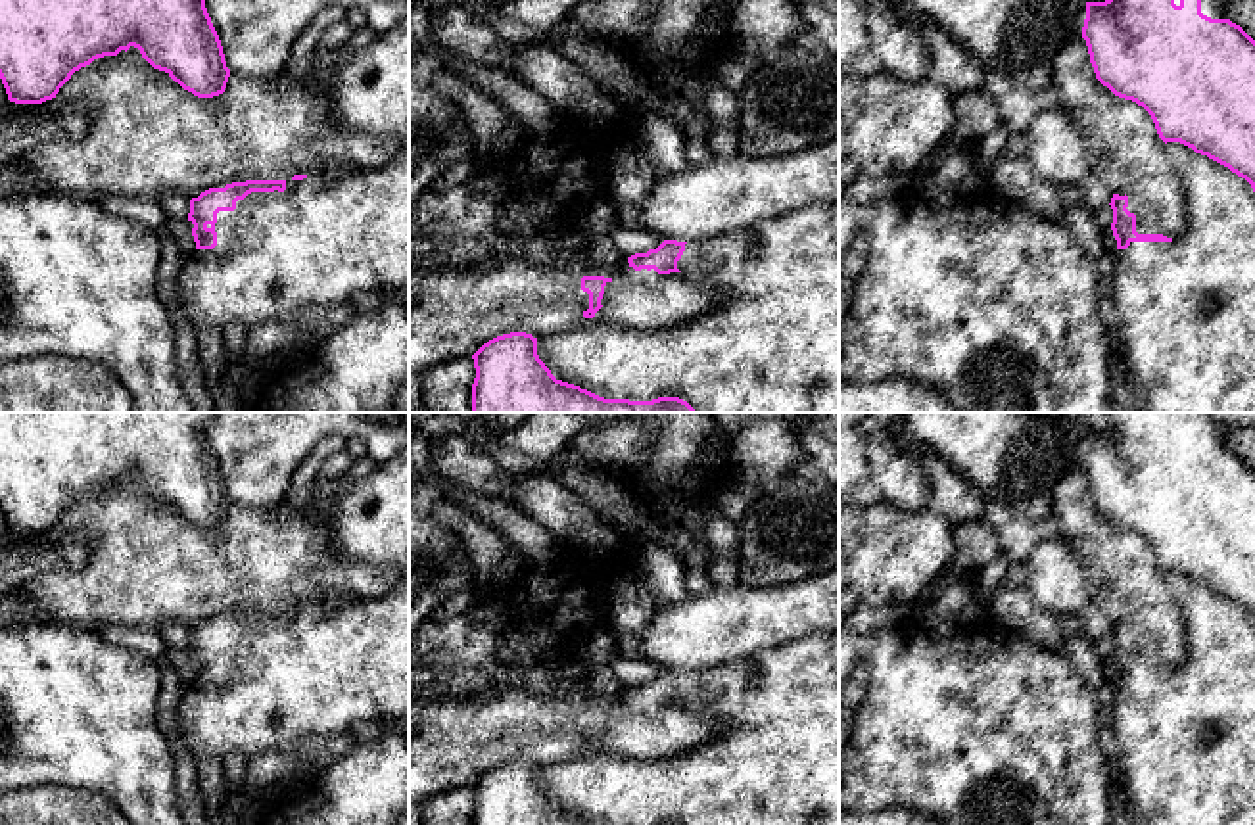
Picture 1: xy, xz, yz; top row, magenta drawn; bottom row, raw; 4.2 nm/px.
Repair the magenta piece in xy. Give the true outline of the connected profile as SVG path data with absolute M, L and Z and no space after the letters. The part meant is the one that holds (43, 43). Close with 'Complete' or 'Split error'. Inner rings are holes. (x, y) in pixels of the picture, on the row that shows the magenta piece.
M0 0L0 79L10 102L52 100L75 71L130 46L198 98L226 88L230 69L205 0Z. Complete

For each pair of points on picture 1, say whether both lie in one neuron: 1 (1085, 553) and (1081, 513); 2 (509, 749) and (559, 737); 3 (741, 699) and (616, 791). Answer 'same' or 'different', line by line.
1: same
2: same
3: same

